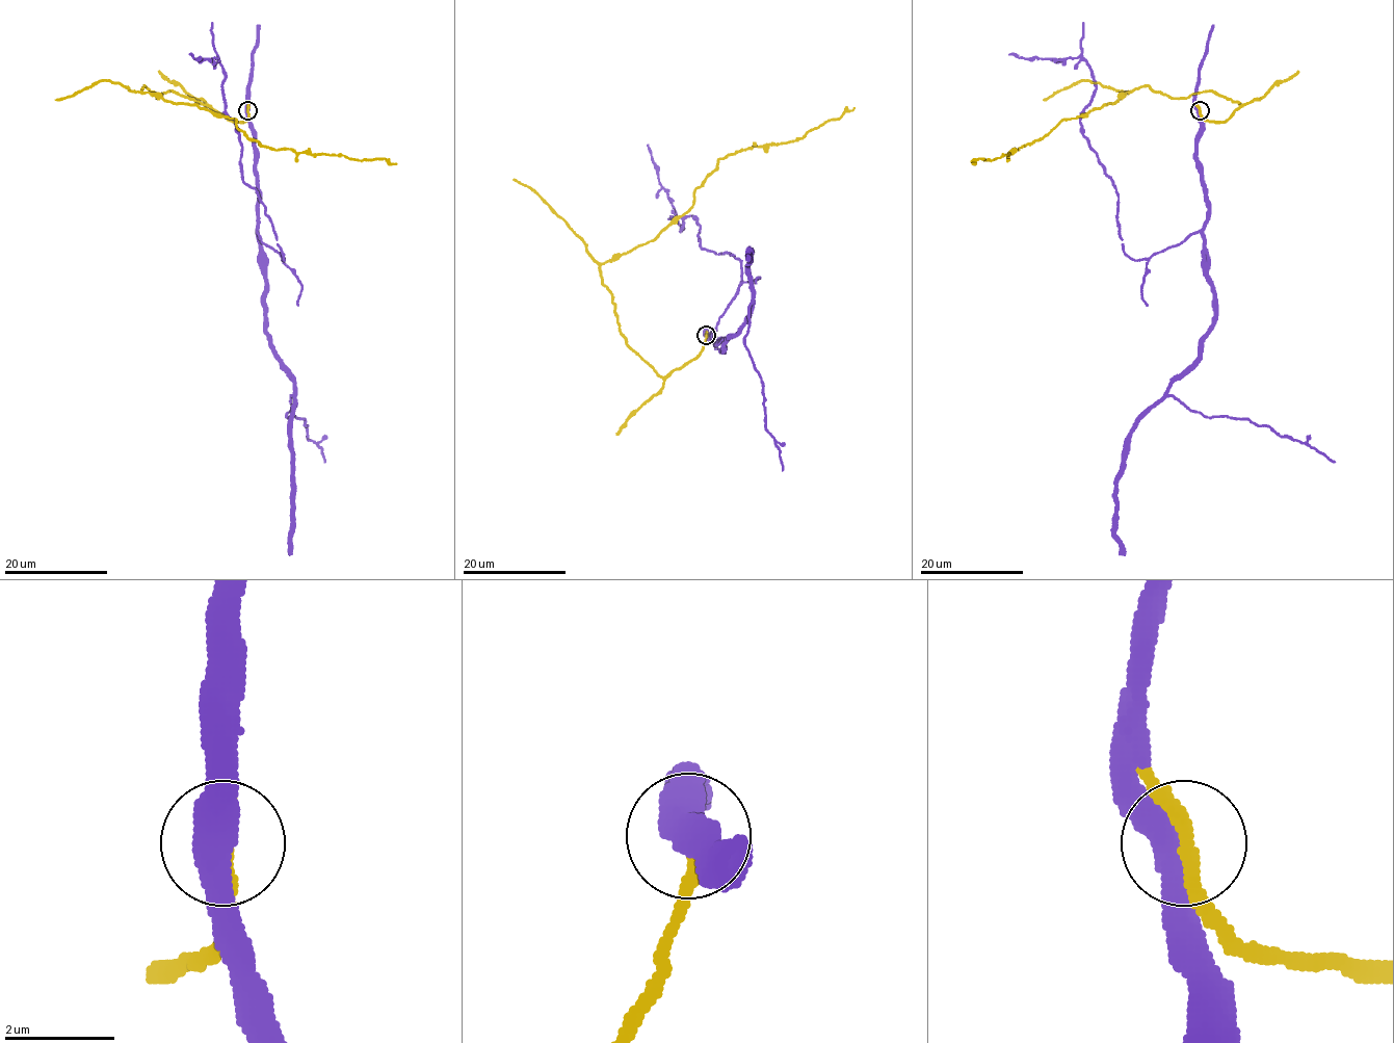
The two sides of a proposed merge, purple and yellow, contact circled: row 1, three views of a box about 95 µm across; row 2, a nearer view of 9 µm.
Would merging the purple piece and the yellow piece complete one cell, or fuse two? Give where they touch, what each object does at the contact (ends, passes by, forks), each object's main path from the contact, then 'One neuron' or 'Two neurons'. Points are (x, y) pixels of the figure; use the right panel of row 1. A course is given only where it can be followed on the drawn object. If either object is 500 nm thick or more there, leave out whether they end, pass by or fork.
Place: (1200, 110). Course of purple: (1200, 110), (1207, 222), (1132, 259), (1112, 180), (1079, 121), (1096, 88), (1090, 67), (1009, 54). Course of yellow: (1200, 110), (1222, 122), (1241, 105), (1148, 85), (971, 163). One neuron

